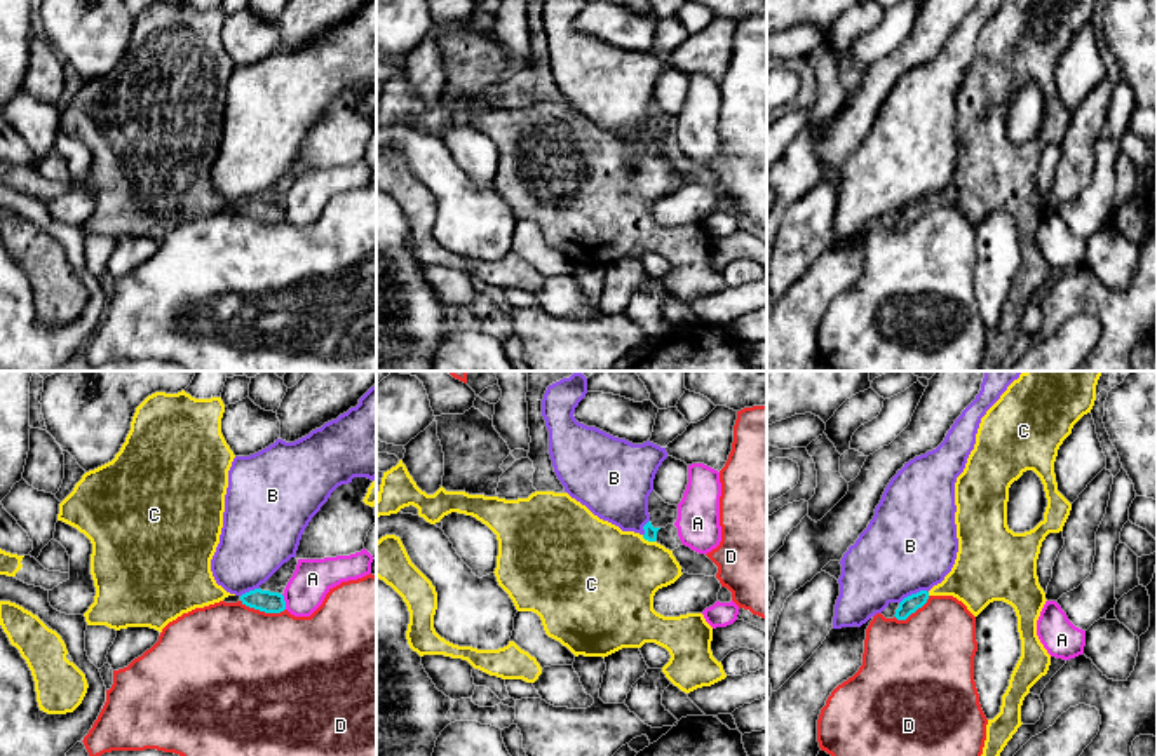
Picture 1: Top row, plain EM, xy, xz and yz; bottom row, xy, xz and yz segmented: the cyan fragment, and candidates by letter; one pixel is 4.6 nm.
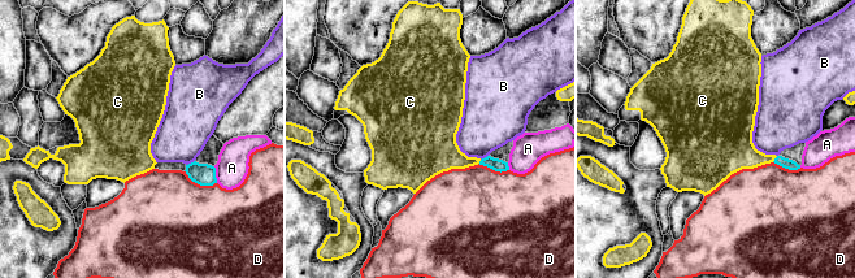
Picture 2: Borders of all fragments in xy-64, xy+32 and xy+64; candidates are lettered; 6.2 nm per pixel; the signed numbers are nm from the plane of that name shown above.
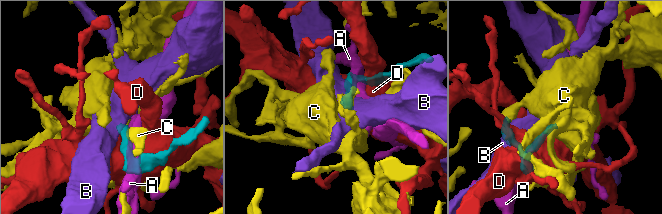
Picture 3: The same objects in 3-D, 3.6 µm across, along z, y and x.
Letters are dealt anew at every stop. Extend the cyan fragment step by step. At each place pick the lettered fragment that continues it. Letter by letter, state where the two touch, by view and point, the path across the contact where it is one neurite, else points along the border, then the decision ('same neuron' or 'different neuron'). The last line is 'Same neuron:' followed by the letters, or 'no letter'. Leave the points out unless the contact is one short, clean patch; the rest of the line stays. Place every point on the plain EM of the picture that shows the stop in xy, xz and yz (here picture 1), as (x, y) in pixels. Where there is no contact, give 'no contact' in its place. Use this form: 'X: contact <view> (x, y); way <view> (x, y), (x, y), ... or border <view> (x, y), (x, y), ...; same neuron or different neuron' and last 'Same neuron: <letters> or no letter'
A: contact xy (284, 211); different neuron
B: contact yz (913, 204); border yz (927, 201), (908, 204), (899, 213); different neuron
C: contact xz (649, 150); way xz (650, 143), (649, 150), (608, 187); same neuron
D: contact xy (263, 220); different neuron
Same neuron: C

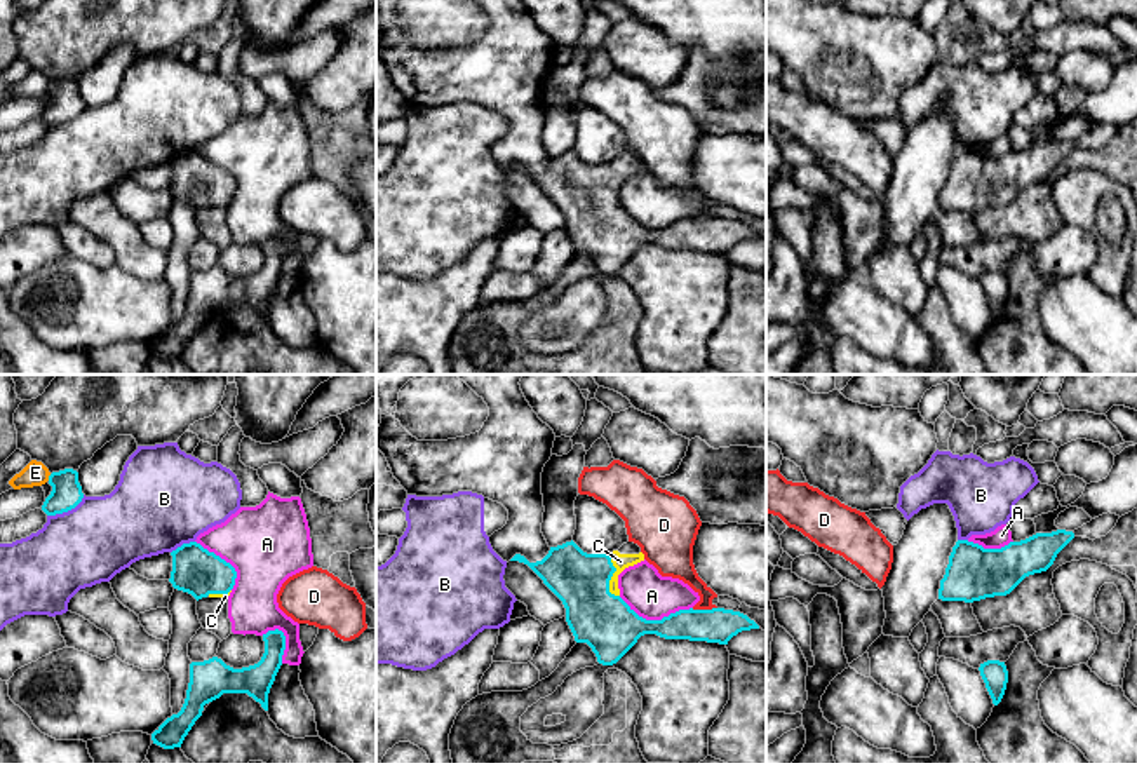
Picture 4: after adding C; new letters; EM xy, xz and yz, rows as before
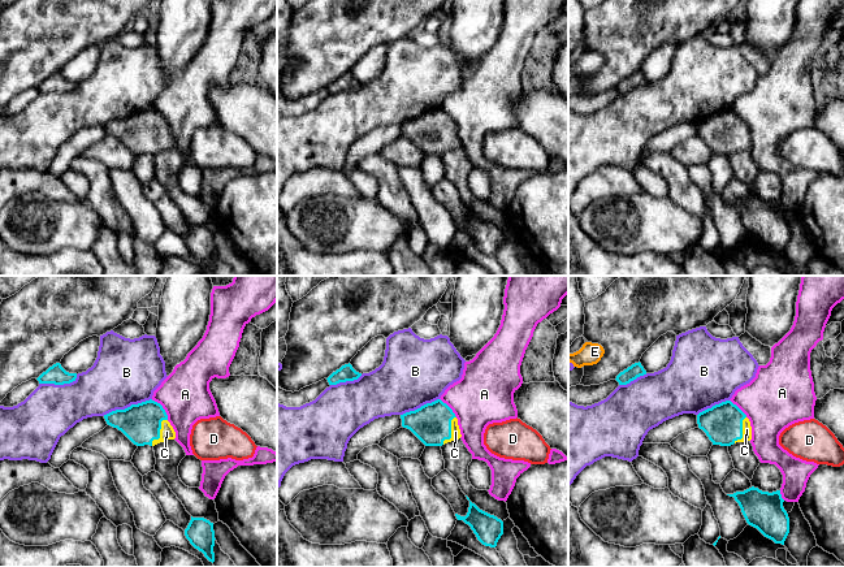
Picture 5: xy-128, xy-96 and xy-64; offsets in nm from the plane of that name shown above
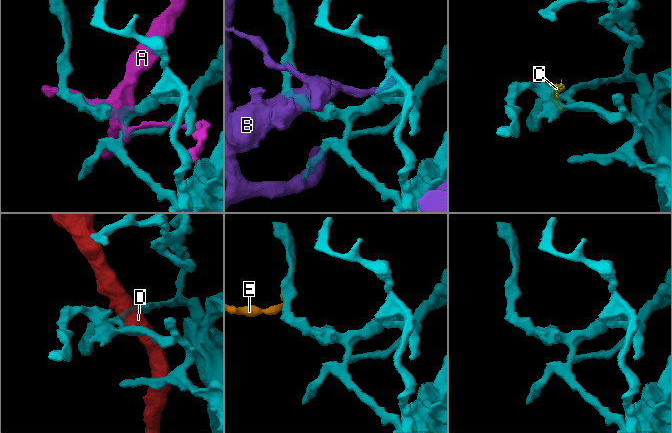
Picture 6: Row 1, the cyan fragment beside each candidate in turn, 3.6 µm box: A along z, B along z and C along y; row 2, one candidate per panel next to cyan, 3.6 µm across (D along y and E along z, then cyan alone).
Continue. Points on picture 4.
A: contact xz (655, 230); different neuron
B: contact xy (67, 121); different neuron
C: contact xz (612, 185); same neuron
D: contact xz (704, 220); different neuron
E: contact xy (49, 87); border xy (51, 84), (47, 89); different neuron
Same neuron: C

